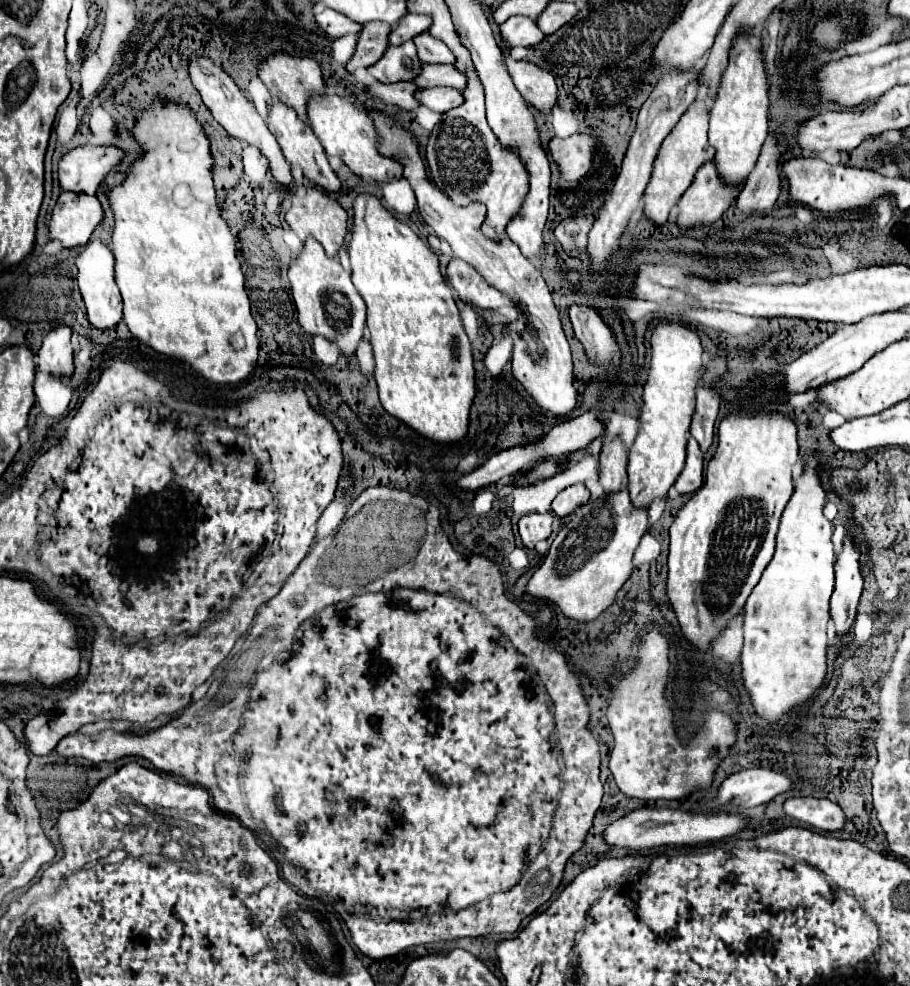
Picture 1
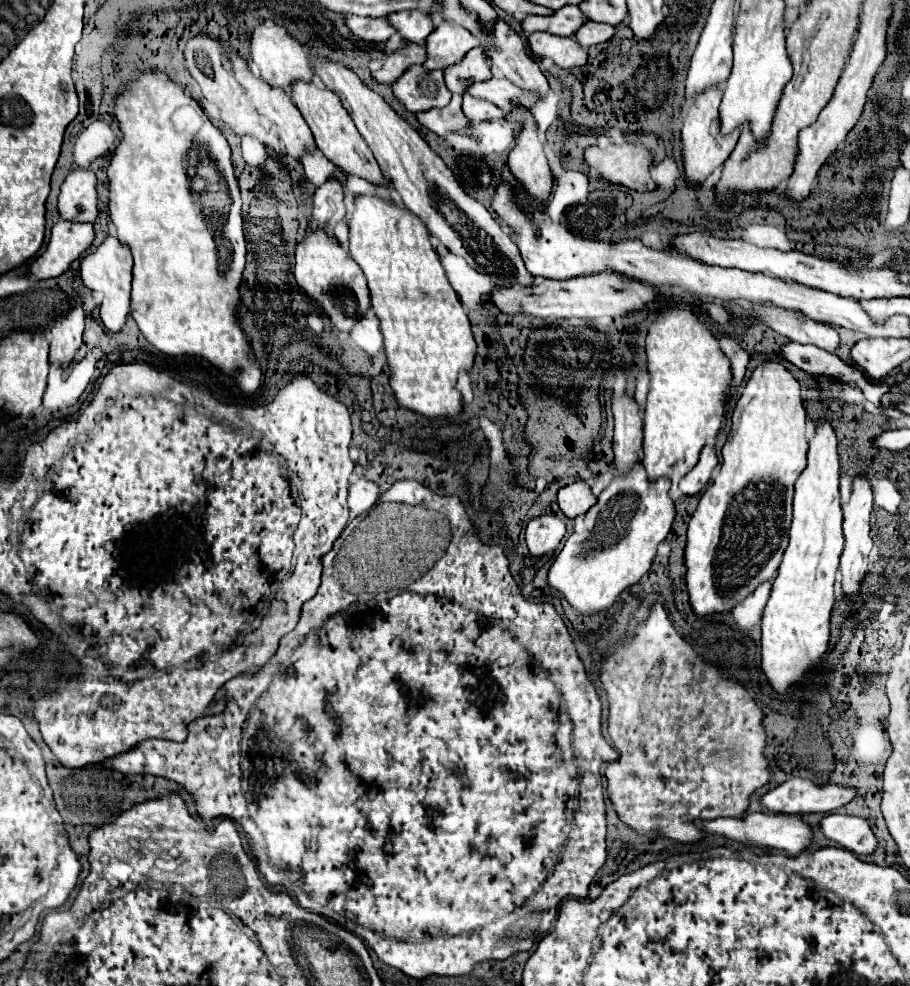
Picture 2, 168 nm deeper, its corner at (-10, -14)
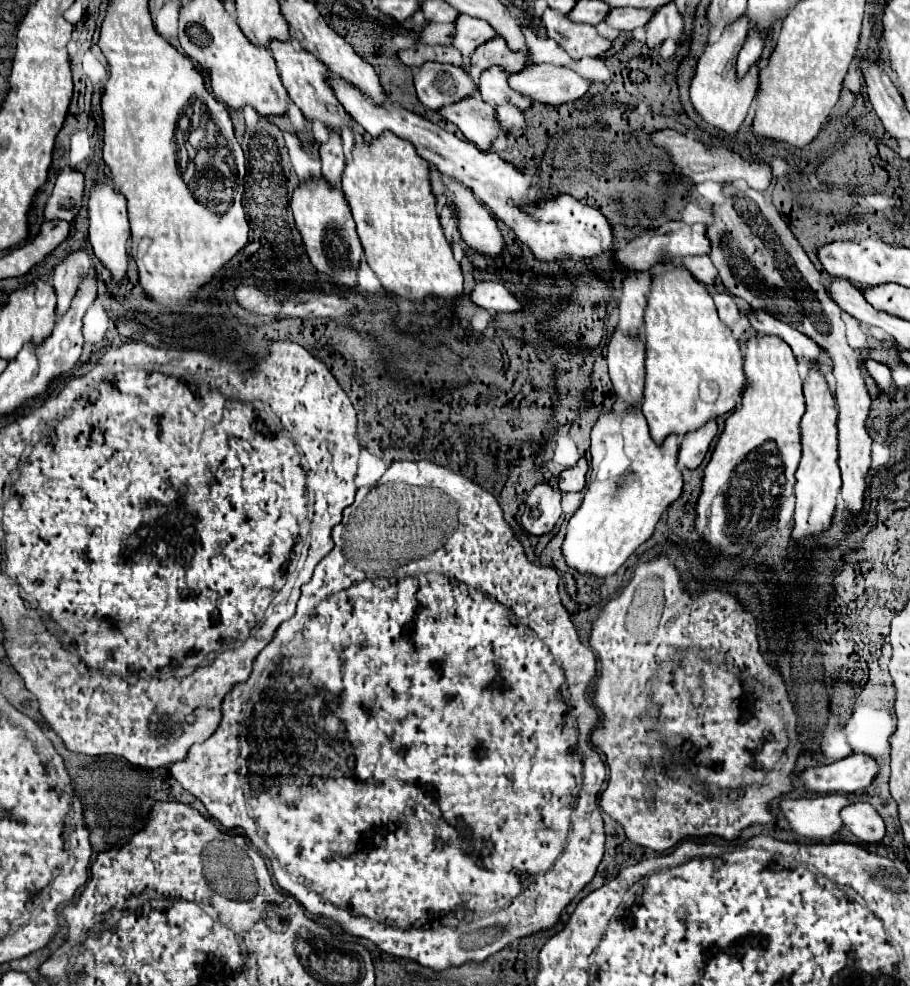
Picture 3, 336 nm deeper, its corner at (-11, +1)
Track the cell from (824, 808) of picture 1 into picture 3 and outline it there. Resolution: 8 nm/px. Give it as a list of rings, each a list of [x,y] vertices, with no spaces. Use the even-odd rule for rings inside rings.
[[[869,803],[849,805],[841,811],[841,819],[845,827],[863,843],[881,843],[885,837],[885,823]]]

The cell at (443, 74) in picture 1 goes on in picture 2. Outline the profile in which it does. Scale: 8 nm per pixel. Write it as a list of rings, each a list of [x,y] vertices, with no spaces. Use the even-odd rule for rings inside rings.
[[[490,78],[486,82],[468,84],[466,94],[494,104],[494,106],[502,108],[502,112],[510,112],[514,108],[516,100],[522,102],[526,108],[530,108],[538,100],[538,96],[534,96],[532,92],[522,92],[518,86],[514,86],[506,78]]]

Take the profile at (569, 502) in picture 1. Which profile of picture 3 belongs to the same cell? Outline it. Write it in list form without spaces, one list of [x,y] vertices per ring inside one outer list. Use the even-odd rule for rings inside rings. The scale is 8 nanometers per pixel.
[[[579,459],[575,467],[569,467],[569,469],[565,469],[559,475],[559,489],[565,491],[565,493],[581,491],[585,487],[585,475],[587,475],[587,471],[589,471],[587,461],[585,459]]]

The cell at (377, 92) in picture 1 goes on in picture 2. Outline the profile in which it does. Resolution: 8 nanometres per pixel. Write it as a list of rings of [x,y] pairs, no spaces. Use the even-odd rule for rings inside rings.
[[[452,94],[452,100],[450,104],[446,104],[446,108],[432,108],[430,112],[422,112],[422,114],[418,112],[416,118],[428,130],[436,132],[438,136],[446,136],[448,132],[458,132],[470,124],[462,114],[460,104],[462,104],[462,96]]]

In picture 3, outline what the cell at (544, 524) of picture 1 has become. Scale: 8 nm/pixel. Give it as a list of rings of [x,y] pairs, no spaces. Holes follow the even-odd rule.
[[[537,483],[527,499],[521,525],[531,535],[549,533],[561,517],[561,493],[547,483]]]

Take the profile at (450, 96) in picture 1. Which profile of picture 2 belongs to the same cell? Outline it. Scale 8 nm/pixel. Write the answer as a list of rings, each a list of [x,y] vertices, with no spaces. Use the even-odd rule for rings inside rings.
[[[468,94],[462,96],[462,112],[466,112],[466,118],[470,122],[482,122],[482,120],[492,120],[492,118],[504,118],[504,112],[496,108],[494,104],[486,100],[472,98]]]

